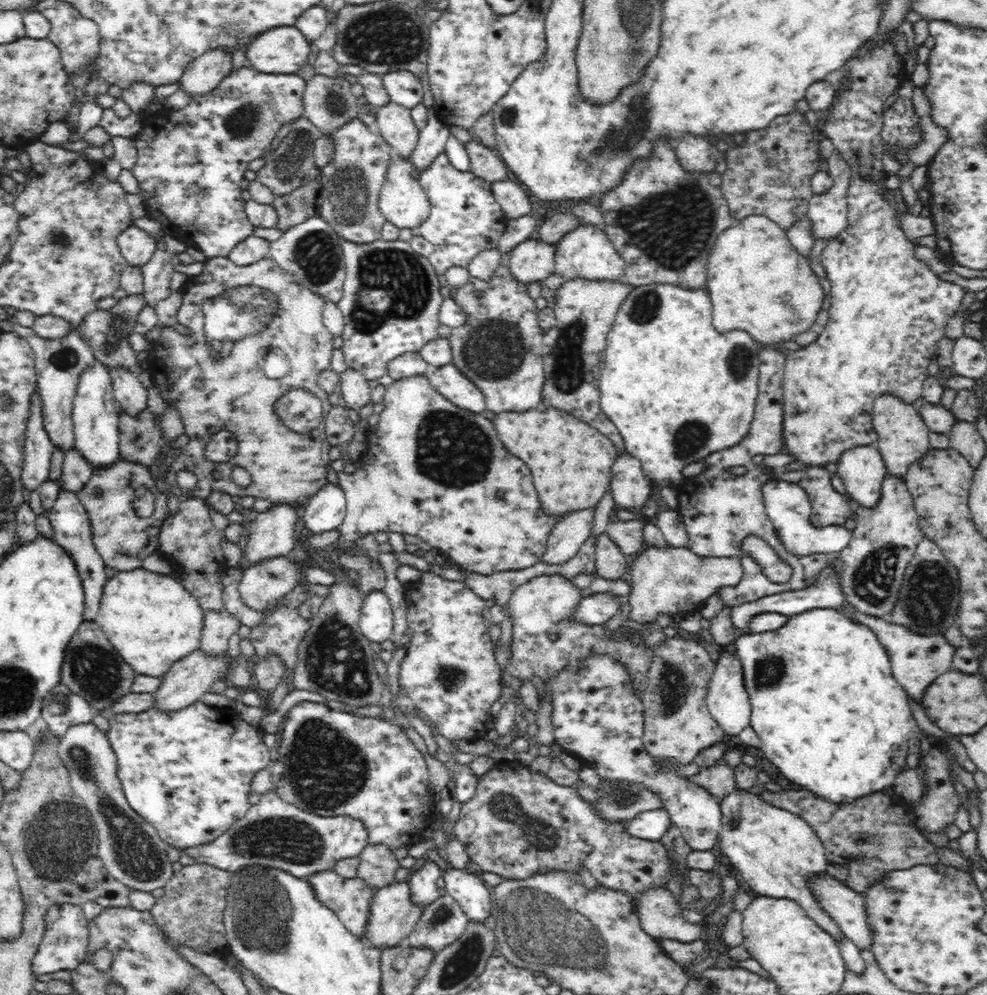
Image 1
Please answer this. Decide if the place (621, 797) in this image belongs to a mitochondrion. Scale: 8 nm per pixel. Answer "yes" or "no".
yes

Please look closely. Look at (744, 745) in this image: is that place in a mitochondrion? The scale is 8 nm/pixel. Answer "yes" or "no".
no

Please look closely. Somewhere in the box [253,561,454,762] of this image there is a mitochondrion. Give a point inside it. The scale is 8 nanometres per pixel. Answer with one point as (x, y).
(336, 662)

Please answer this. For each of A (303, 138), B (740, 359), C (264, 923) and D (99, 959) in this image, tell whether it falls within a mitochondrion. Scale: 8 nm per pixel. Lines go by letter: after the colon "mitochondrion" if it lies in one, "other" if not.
A: mitochondrion
B: mitochondrion
C: mitochondrion
D: other

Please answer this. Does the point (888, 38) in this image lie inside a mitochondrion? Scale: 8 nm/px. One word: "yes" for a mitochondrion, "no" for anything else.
no

